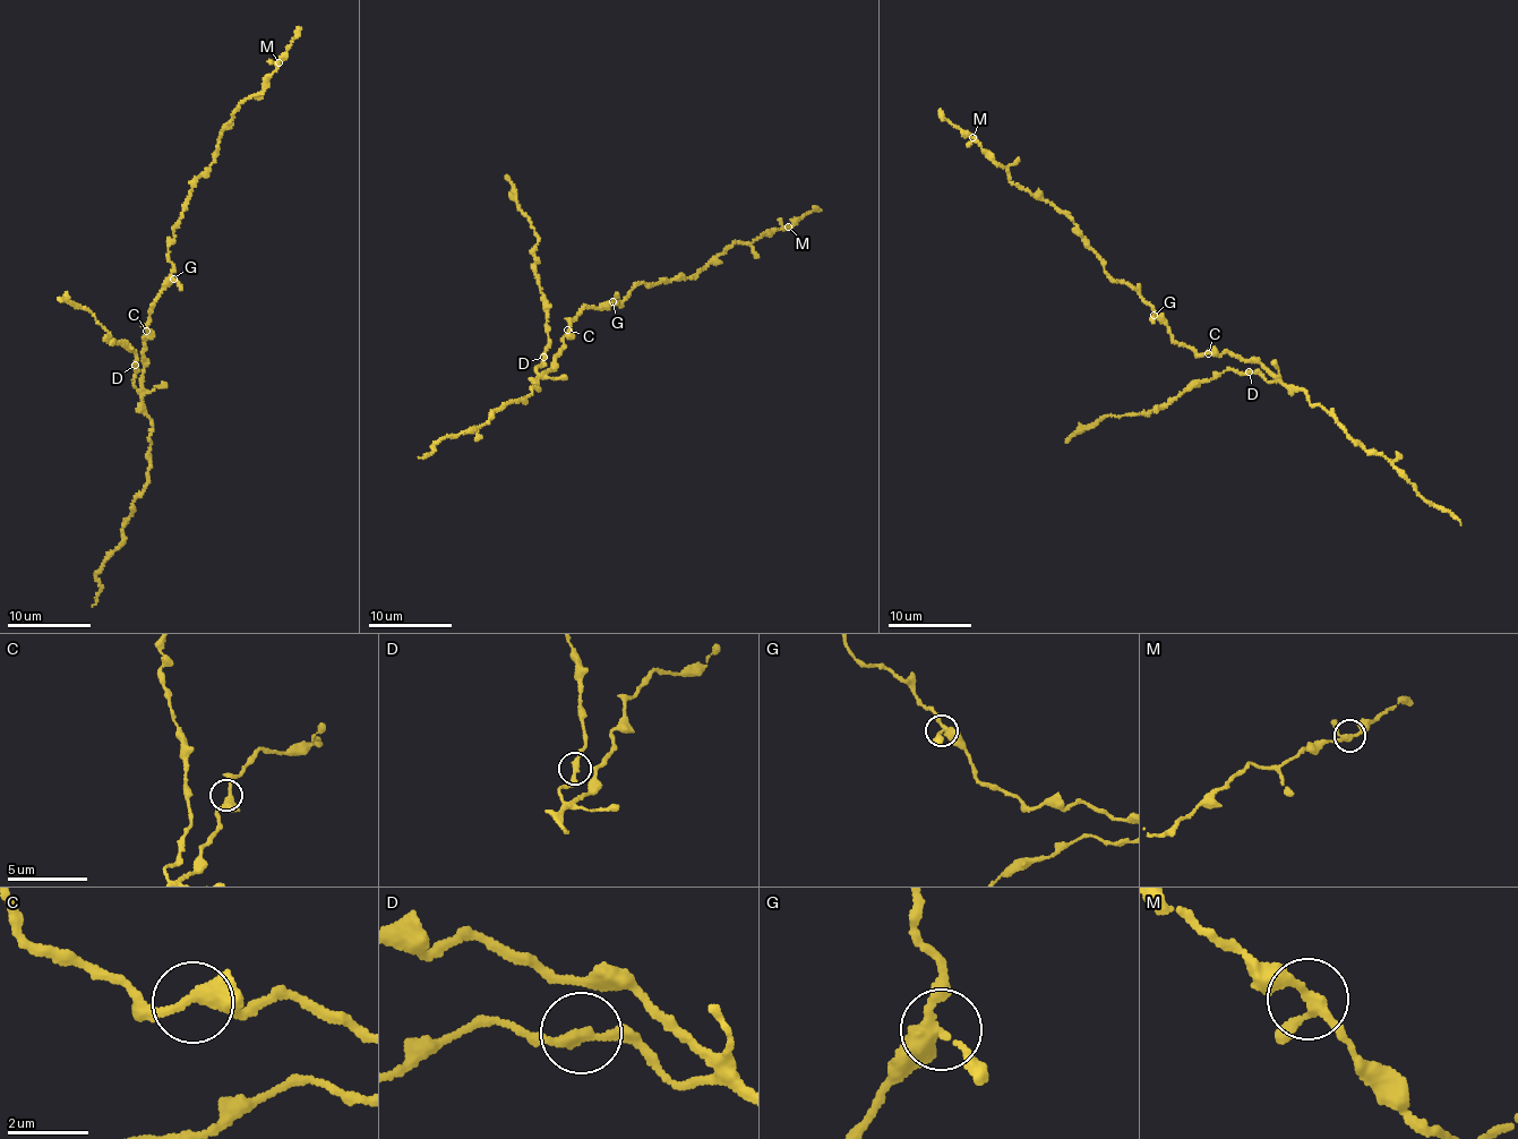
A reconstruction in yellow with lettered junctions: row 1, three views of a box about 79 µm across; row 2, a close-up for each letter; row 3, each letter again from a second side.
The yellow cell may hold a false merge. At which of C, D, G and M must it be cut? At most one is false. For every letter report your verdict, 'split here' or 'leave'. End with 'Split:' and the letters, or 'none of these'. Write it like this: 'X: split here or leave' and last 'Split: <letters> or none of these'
C: leave
D: leave
G: leave
M: leave
Split: none of these

